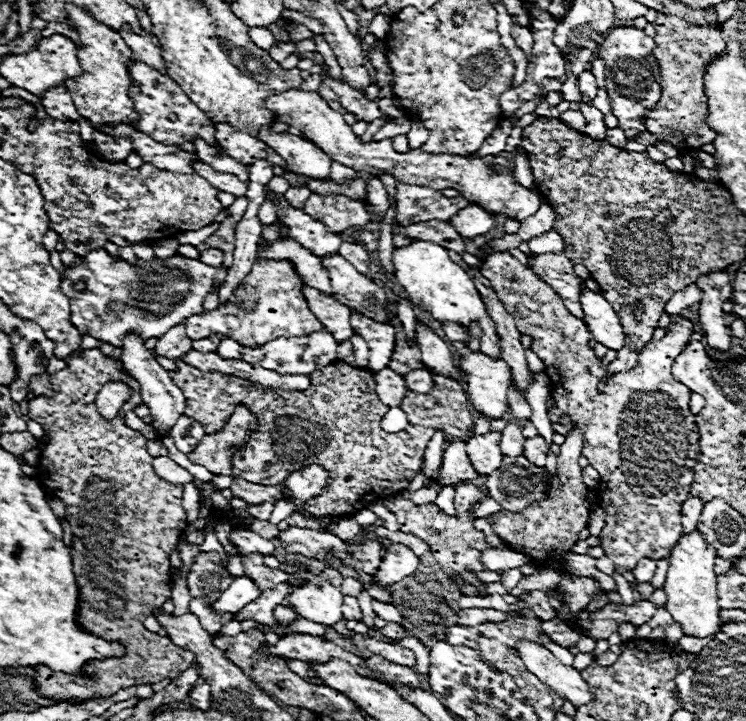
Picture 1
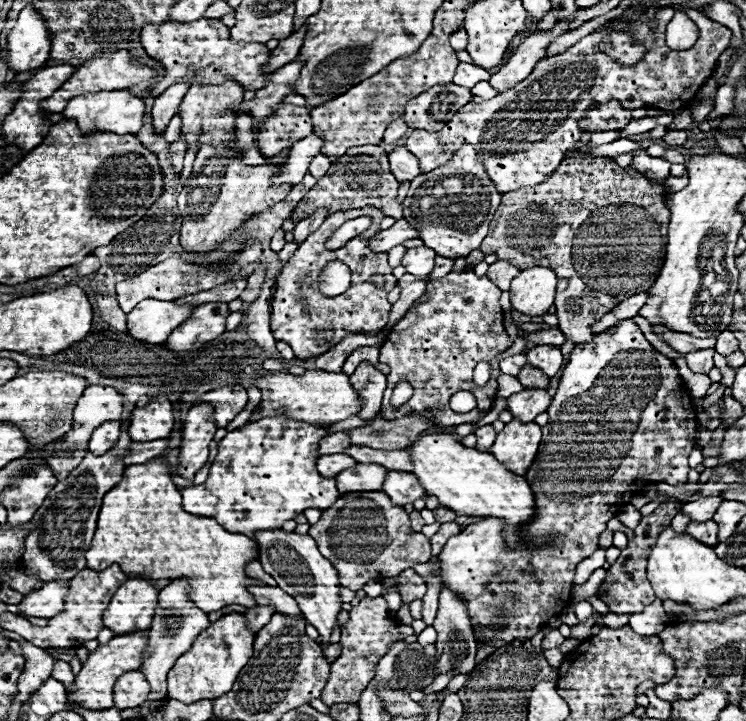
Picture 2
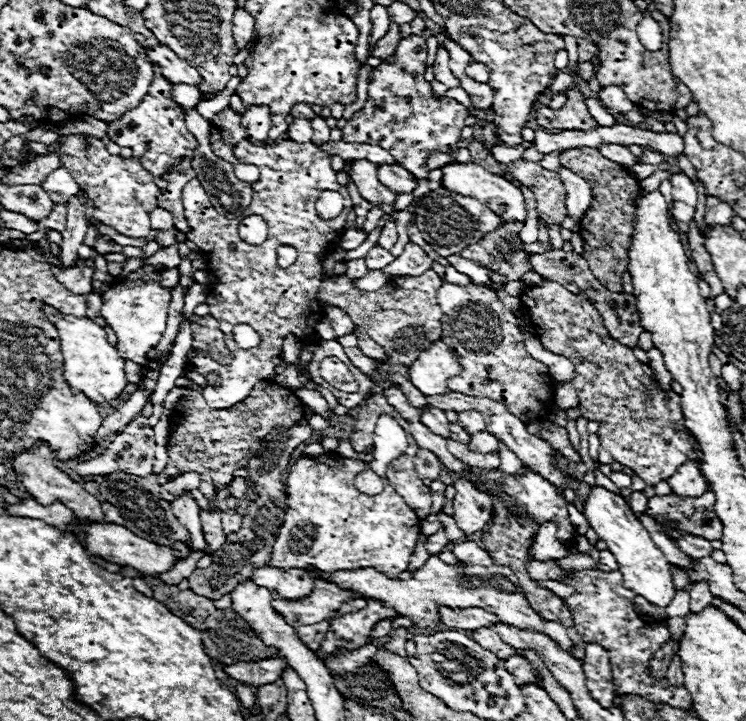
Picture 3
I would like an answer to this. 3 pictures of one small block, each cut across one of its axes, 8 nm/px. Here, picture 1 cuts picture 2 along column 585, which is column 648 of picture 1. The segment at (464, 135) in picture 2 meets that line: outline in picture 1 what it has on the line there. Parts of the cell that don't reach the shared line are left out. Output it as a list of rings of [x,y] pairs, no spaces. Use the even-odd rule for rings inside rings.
[[[632,26],[608,30],[604,42],[598,46],[598,56],[606,62],[606,92],[610,98],[612,114],[618,118],[618,128],[624,130],[628,140],[646,132],[644,118],[648,110],[656,108],[656,102],[662,94],[660,68],[656,58],[652,56],[654,46],[656,44],[650,36]]]

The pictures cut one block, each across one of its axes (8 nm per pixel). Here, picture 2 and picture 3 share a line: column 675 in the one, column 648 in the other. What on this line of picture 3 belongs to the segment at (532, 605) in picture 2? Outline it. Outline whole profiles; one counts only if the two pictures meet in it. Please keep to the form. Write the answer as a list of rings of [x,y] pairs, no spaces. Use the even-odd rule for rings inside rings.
[[[542,280],[536,286],[524,288],[520,294],[520,300],[528,310],[532,328],[538,334],[538,340],[542,342],[544,350],[550,350],[554,354],[568,358],[576,368],[576,374],[570,380],[570,384],[578,390],[580,408],[586,410],[586,412],[582,412],[584,418],[596,420],[600,424],[600,430],[596,432],[600,436],[600,448],[598,448],[598,458],[596,458],[600,464],[620,462],[620,464],[632,468],[648,486],[654,486],[660,480],[668,480],[680,464],[696,462],[694,438],[684,428],[680,396],[674,394],[672,390],[664,392],[658,386],[652,368],[642,364],[640,360],[636,360],[636,356],[632,354],[632,350],[628,346],[620,344],[618,340],[614,340],[608,334],[598,310],[584,296],[572,294],[556,282]]]

